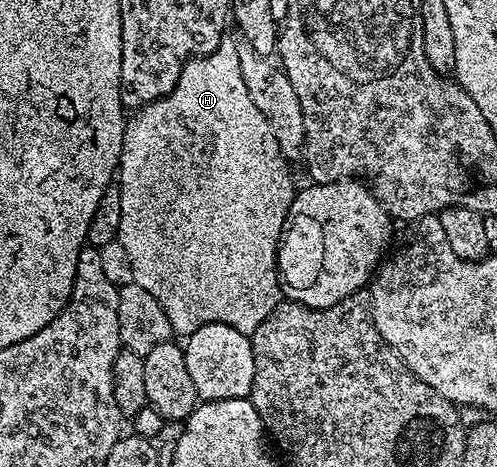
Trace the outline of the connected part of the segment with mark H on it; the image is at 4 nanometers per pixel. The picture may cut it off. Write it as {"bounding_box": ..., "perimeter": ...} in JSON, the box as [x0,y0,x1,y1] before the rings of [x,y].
{"bounding_box":[116,38,296,337],"perimeter":[[[224,38],[220,46],[212,54],[196,56],[182,65],[182,72],[172,91],[156,102],[146,104],[137,109],[134,116],[125,121],[122,130],[122,153],[118,159],[116,183],[120,190],[120,230],[118,240],[128,254],[128,262],[132,262],[134,283],[144,286],[156,302],[168,314],[171,333],[180,334],[179,337],[191,336],[200,326],[205,324],[223,324],[232,326],[236,330],[252,334],[272,314],[274,307],[280,302],[278,287],[278,242],[282,238],[282,227],[294,201],[296,188],[290,185],[288,161],[283,156],[280,146],[276,146],[276,138],[272,136],[246,136],[246,100],[248,94],[240,90],[238,75],[238,44]]]}

